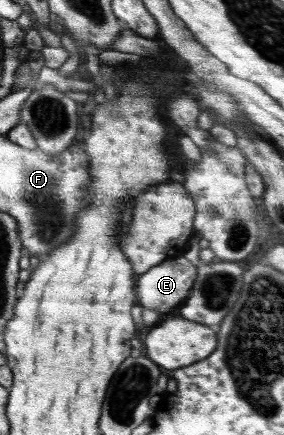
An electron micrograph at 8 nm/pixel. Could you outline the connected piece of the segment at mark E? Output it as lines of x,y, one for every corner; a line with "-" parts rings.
184,256
161,262
137,279
137,303
161,313
179,309
179,303
190,294
195,278
196,267

